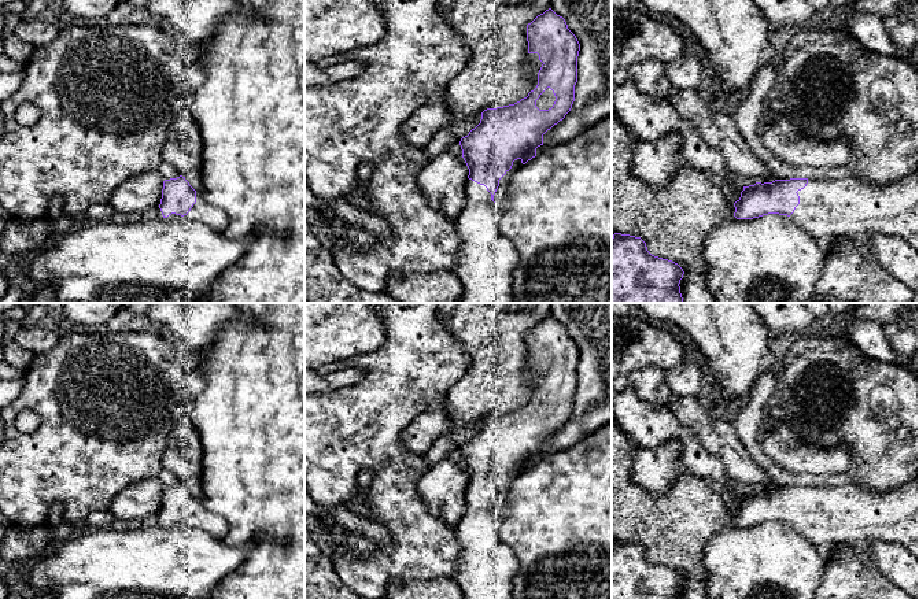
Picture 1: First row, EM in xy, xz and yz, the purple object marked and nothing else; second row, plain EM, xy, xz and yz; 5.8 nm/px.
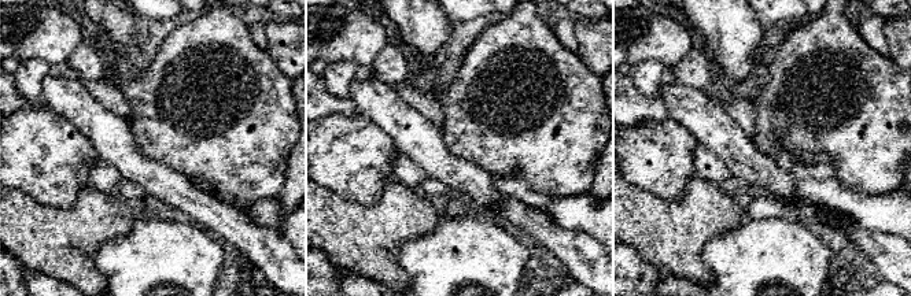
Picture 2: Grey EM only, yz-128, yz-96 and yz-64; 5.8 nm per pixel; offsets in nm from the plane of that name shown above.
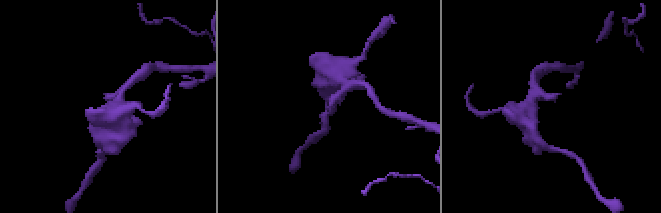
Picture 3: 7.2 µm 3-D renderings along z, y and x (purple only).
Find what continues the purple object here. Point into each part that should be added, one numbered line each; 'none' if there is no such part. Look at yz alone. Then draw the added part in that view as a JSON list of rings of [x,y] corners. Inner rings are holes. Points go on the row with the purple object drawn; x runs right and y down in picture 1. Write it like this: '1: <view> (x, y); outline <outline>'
1: yz (840, 207); outline [[[919,170],[887,184],[870,184],[855,177],[833,180],[808,178],[807,186],[797,193],[800,204],[790,218],[824,244],[831,243],[837,237],[883,233],[903,237],[919,252]]]

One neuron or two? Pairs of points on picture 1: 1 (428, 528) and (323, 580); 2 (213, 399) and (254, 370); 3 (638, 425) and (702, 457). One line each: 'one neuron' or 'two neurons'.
1: two neurons
2: one neuron
3: one neuron

